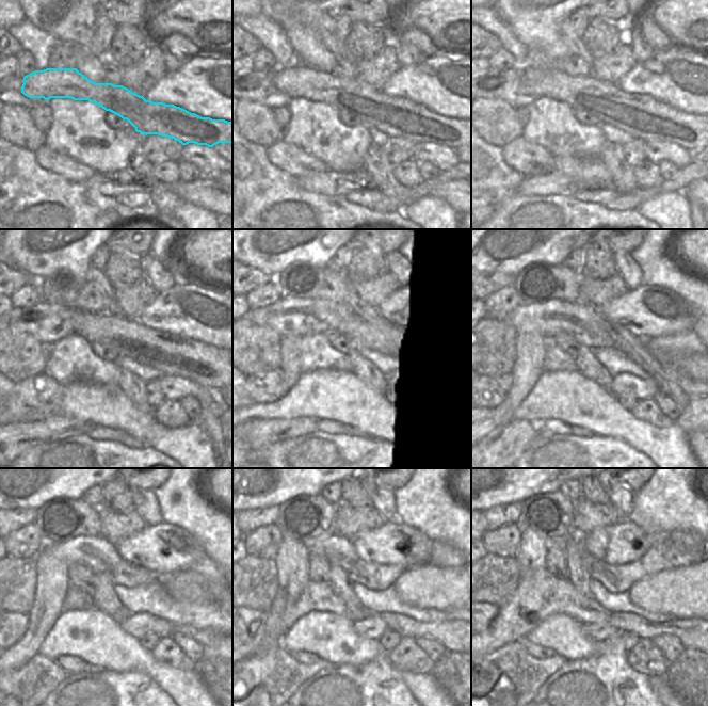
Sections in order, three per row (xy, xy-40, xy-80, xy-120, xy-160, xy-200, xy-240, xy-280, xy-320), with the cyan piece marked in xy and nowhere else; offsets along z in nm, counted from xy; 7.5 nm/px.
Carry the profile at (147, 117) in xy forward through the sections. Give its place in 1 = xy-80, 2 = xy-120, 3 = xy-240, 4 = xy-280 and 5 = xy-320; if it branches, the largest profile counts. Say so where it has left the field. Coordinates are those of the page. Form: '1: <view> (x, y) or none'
1: xy-80 (642, 116)
2: xy-120 (174, 356)
3: xy-240 (204, 565)
4: xy-280 (443, 555)
5: xy-320 (688, 538)

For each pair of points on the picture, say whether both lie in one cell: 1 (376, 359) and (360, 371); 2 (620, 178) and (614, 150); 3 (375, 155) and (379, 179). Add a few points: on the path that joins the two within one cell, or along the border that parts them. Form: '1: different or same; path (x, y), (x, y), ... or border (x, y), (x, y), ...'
1: different; border (357, 352), (383, 375)
2: same; path (620, 172), (614, 157)
3: same; path (375, 161), (379, 173)

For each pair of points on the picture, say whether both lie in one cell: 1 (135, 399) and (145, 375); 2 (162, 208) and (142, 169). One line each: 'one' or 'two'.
1: two
2: one

